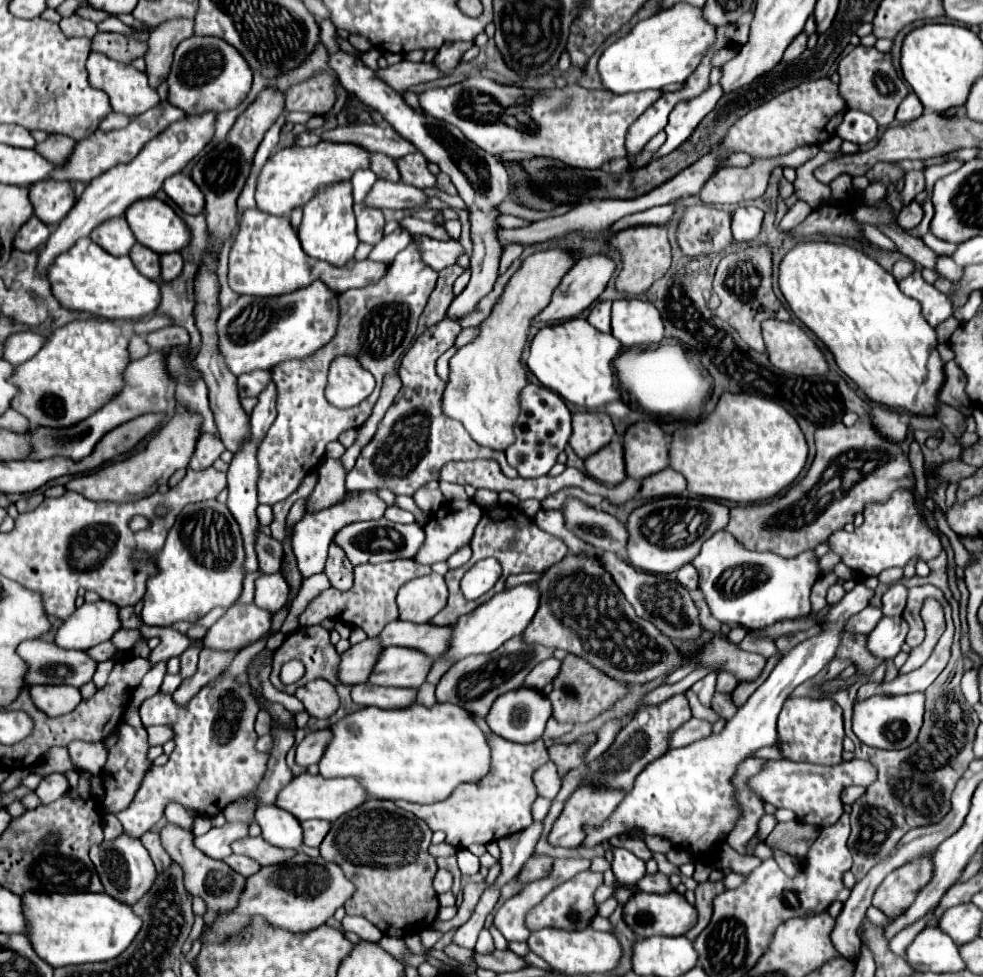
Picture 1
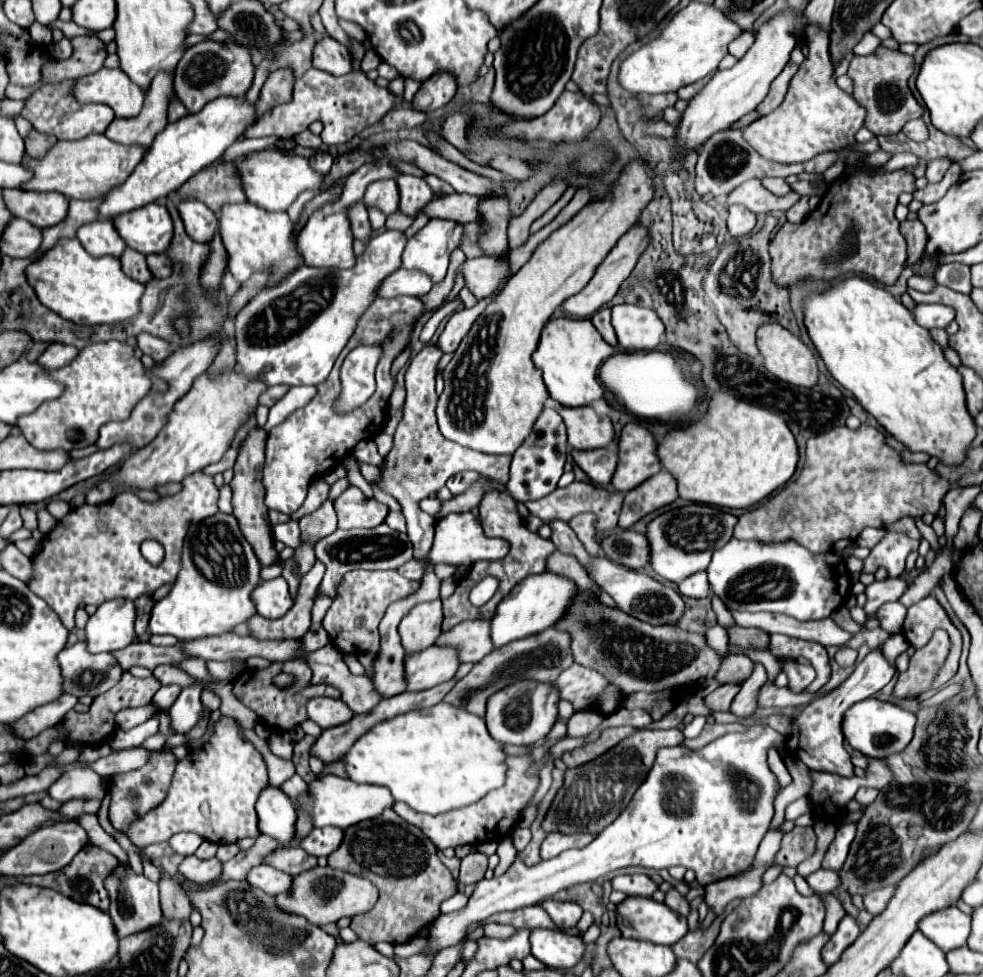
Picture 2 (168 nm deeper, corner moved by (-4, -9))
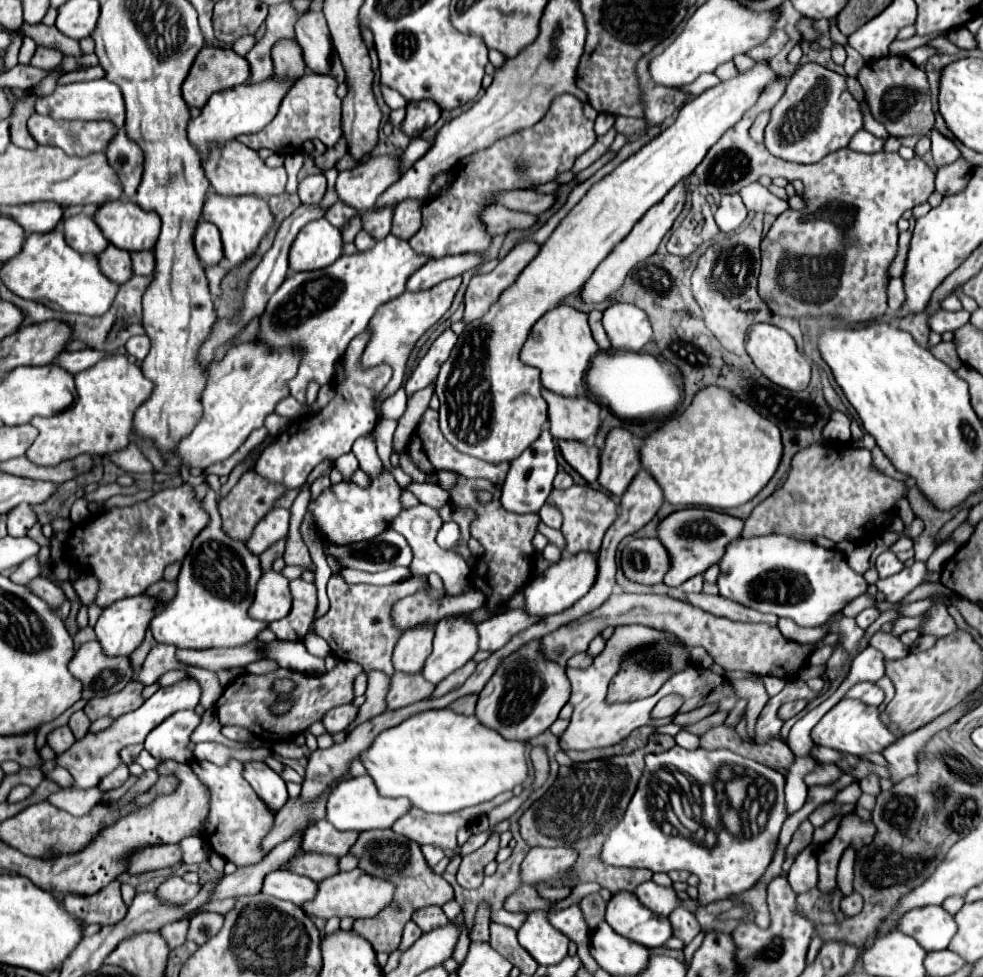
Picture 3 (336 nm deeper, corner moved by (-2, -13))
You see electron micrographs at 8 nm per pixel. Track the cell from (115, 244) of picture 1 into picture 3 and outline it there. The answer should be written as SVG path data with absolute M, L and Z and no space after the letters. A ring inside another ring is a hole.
M76 214L64 220L64 238L76 252L100 254L108 240L102 236L96 222L86 214Z

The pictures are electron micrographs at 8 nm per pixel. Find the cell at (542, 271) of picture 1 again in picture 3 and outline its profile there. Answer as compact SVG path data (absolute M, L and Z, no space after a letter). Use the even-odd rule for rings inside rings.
M758 64L752 70L738 74L736 78L726 80L720 86L710 88L700 96L688 100L680 108L680 114L670 128L662 130L656 138L644 144L636 154L628 156L618 168L614 168L608 176L604 176L584 194L584 198L562 218L562 222L552 232L552 236L542 244L538 258L532 260L532 266L524 268L524 272L518 276L512 288L504 290L498 302L480 320L464 328L464 332L458 336L458 342L450 358L442 364L436 380L436 388L434 388L434 392L440 398L440 430L444 438L452 446L456 446L456 450L490 464L500 464L500 462L512 462L514 458L518 458L540 436L542 426L546 424L546 400L540 394L542 390L540 370L522 364L518 358L530 328L538 318L544 316L544 312L552 310L562 302L562 298L580 290L586 284L586 280L592 276L598 264L612 252L612 248L620 240L624 240L624 236L628 236L634 224L654 204L658 204L668 194L670 188L674 188L680 180L688 178L694 172L694 168L702 162L706 152L720 140L720 136L730 126L734 126L742 118L742 114L750 106L754 106L762 88L774 78L776 78L776 72L768 64Z

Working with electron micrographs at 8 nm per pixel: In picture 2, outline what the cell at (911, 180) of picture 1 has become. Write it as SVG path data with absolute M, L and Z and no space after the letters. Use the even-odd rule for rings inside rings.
M932 160L932 162L928 162L926 174L924 174L926 182L928 182L928 184L936 184L936 182L940 182L940 180L944 178L944 174L946 174L946 170L948 170L950 164L952 164L950 160Z

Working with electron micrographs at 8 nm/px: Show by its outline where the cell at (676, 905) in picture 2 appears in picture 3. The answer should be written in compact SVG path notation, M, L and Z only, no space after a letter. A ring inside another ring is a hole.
M678 908L670 914L670 924L672 924L672 936L680 938L684 942L684 946L688 946L694 936L700 932L700 924L696 920L696 916L692 912L688 912L686 908Z

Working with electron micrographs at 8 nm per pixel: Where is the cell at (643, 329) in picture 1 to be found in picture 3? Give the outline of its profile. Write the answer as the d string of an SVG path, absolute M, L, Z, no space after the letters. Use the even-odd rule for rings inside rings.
M612 304L604 310L602 324L614 350L640 352L652 340L648 316L634 304Z

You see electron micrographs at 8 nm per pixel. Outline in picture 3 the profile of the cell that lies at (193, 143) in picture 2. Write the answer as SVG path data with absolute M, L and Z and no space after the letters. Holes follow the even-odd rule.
M270 76L256 84L240 84L212 94L208 104L202 108L202 114L190 120L188 140L192 142L192 146L200 156L206 156L210 150L210 142L224 144L226 140L232 140L240 134L252 134L262 130L266 124L272 122L272 118L280 108L280 102L284 100L284 96L292 86L294 86L294 80L280 80L276 76Z

